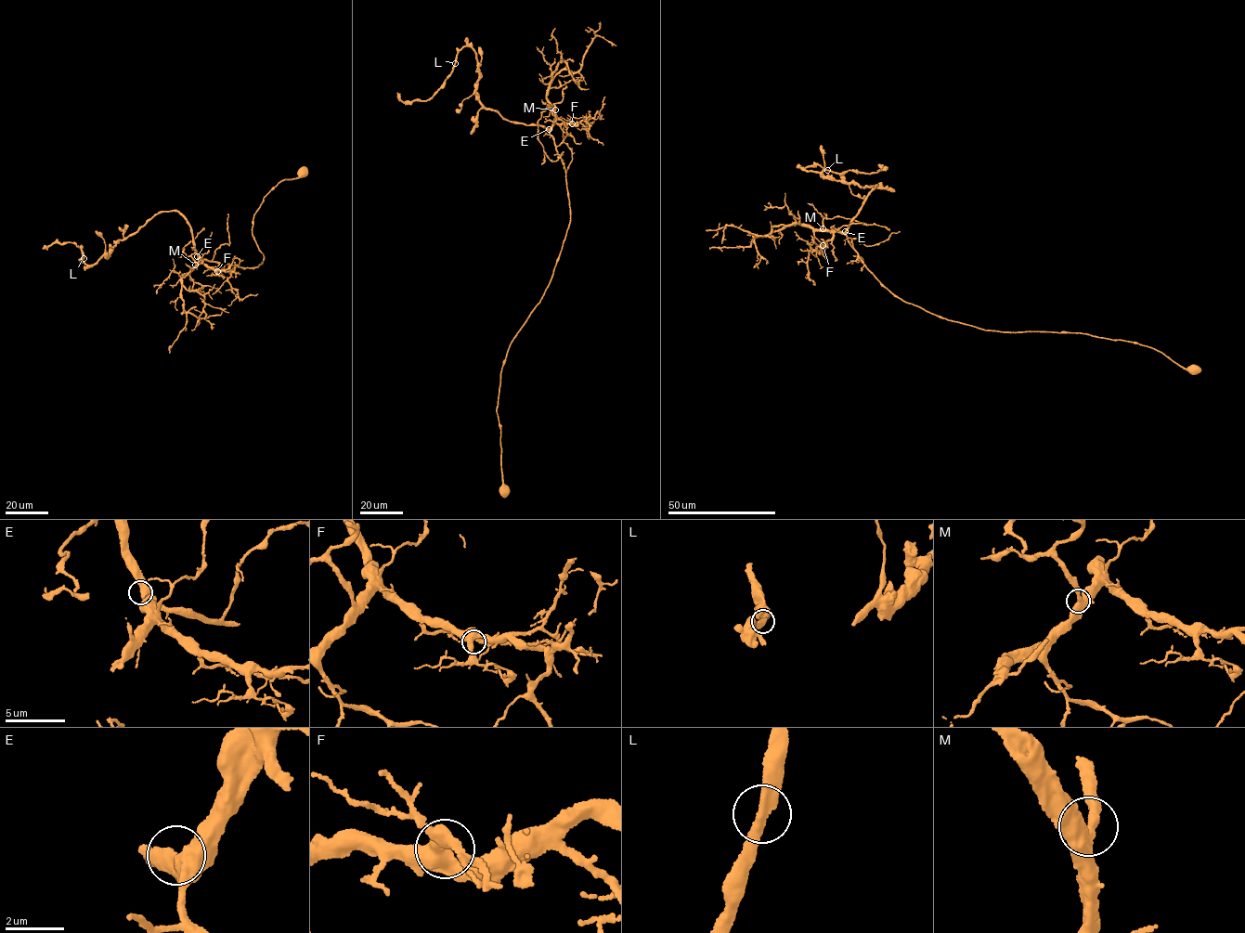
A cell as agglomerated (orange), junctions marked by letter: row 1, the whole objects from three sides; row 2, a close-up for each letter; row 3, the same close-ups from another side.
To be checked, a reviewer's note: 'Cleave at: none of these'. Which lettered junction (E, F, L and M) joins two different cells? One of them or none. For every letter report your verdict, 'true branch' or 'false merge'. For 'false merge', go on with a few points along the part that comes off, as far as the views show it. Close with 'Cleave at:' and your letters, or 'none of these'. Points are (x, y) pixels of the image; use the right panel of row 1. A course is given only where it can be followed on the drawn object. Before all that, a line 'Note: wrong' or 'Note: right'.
Note: right
E: true branch
F: true branch
L: true branch
M: true branch
Cleave at: none of these

